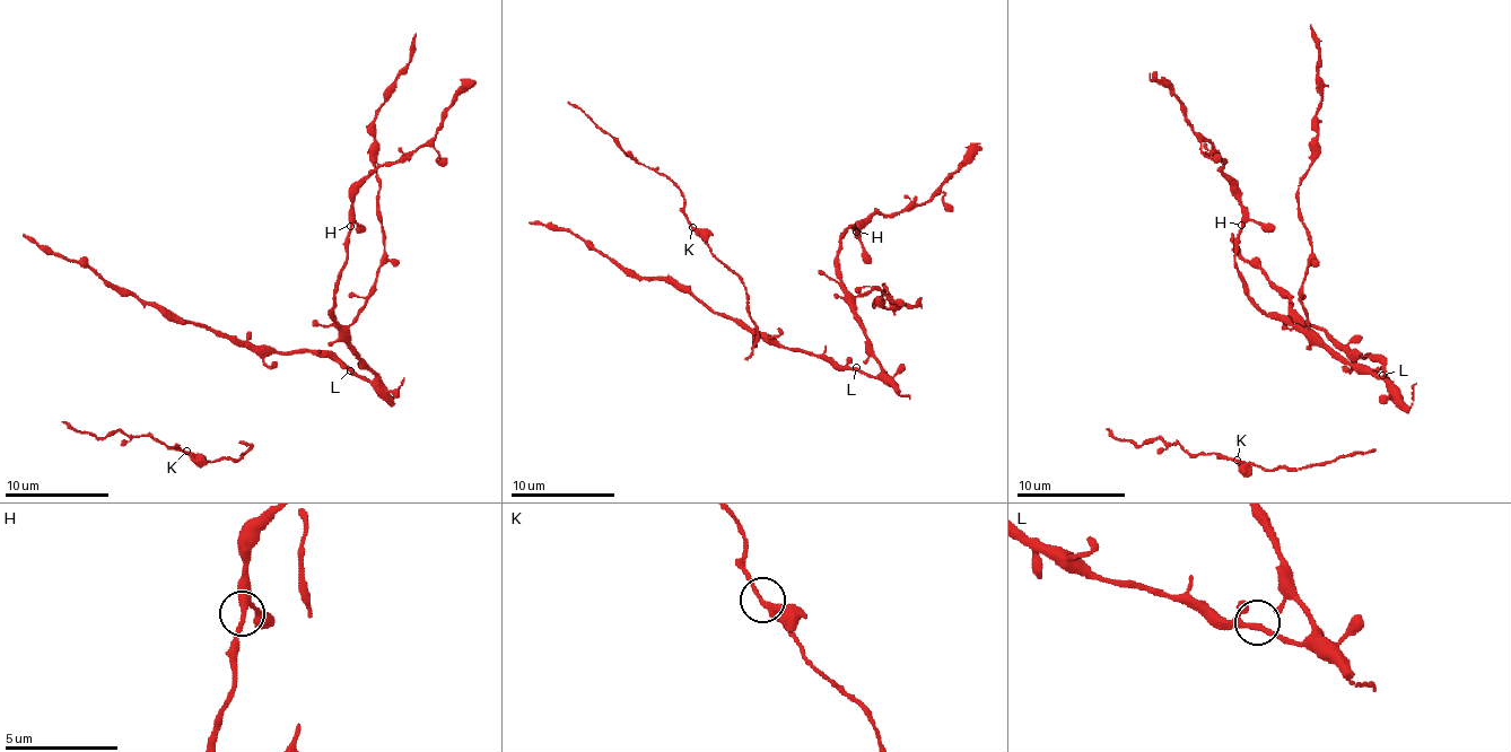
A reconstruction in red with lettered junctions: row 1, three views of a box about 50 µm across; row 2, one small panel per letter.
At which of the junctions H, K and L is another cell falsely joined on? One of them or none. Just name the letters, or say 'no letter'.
no letter

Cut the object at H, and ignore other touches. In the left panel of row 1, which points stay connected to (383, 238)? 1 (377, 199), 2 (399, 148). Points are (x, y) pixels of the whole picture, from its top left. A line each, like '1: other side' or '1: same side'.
1: same side
2: other side

